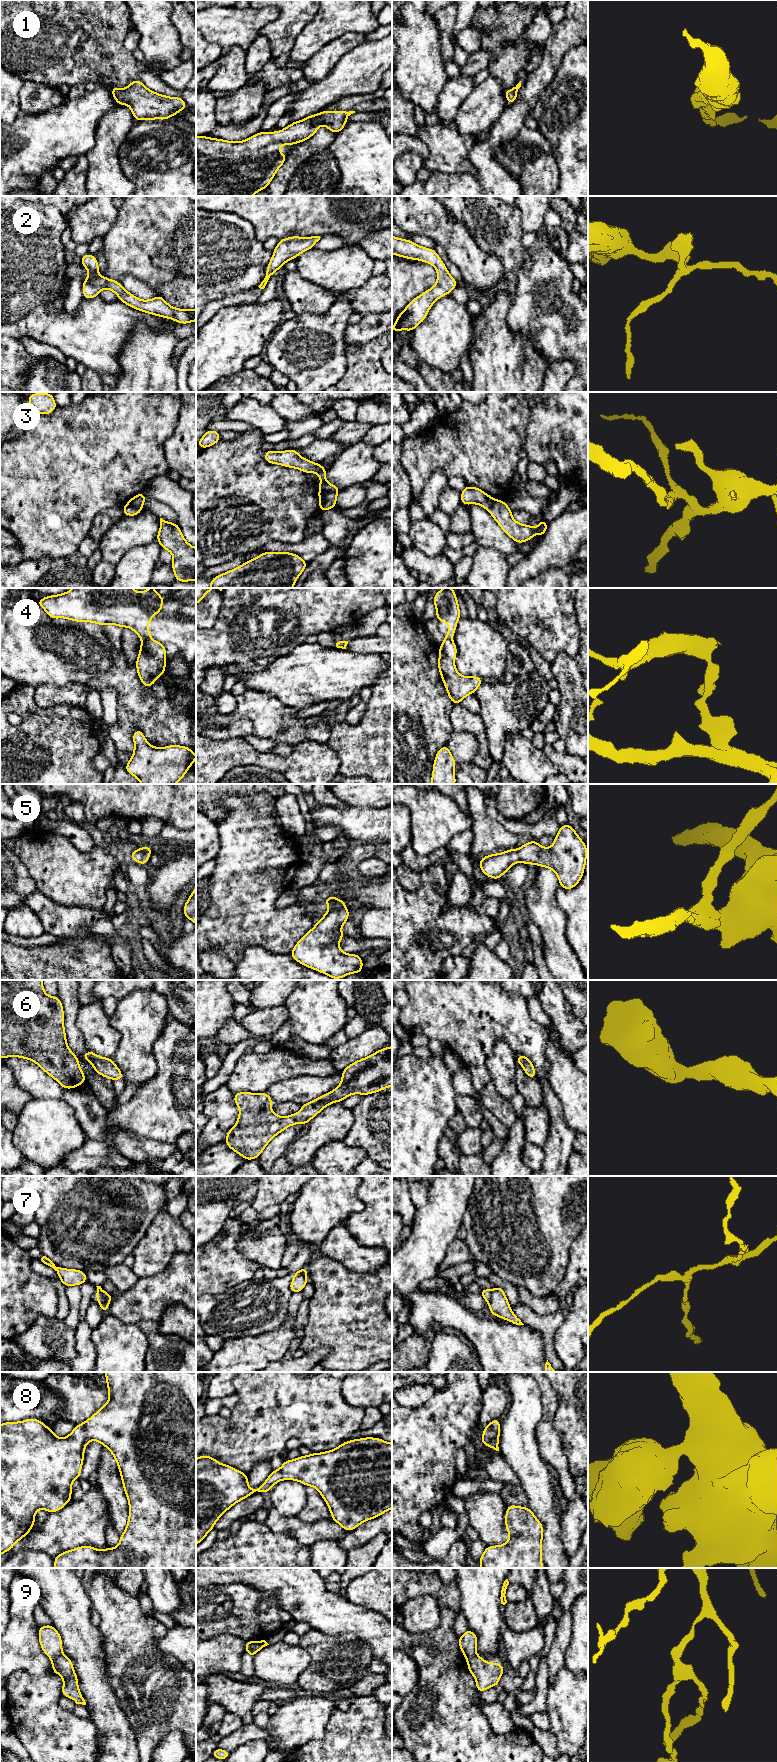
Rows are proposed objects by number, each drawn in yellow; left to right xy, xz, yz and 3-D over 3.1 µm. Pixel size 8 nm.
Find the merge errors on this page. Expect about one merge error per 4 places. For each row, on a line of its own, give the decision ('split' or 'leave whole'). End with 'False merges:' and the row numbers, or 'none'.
1: leave whole
2: leave whole
3: split
4: split
5: leave whole
6: leave whole
7: split
8: leave whole
9: split
False merges: 3, 4, 7, 9

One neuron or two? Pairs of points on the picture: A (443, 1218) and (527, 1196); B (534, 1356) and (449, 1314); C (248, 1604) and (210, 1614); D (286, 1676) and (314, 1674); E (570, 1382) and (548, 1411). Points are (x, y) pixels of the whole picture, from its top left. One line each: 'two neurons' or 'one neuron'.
A: two neurons
B: one neuron
C: one neuron
D: two neurons
E: two neurons

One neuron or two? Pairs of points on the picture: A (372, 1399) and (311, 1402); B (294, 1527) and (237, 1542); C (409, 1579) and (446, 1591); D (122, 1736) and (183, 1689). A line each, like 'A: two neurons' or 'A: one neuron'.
A: two neurons
B: two neurons
C: one neuron
D: two neurons

